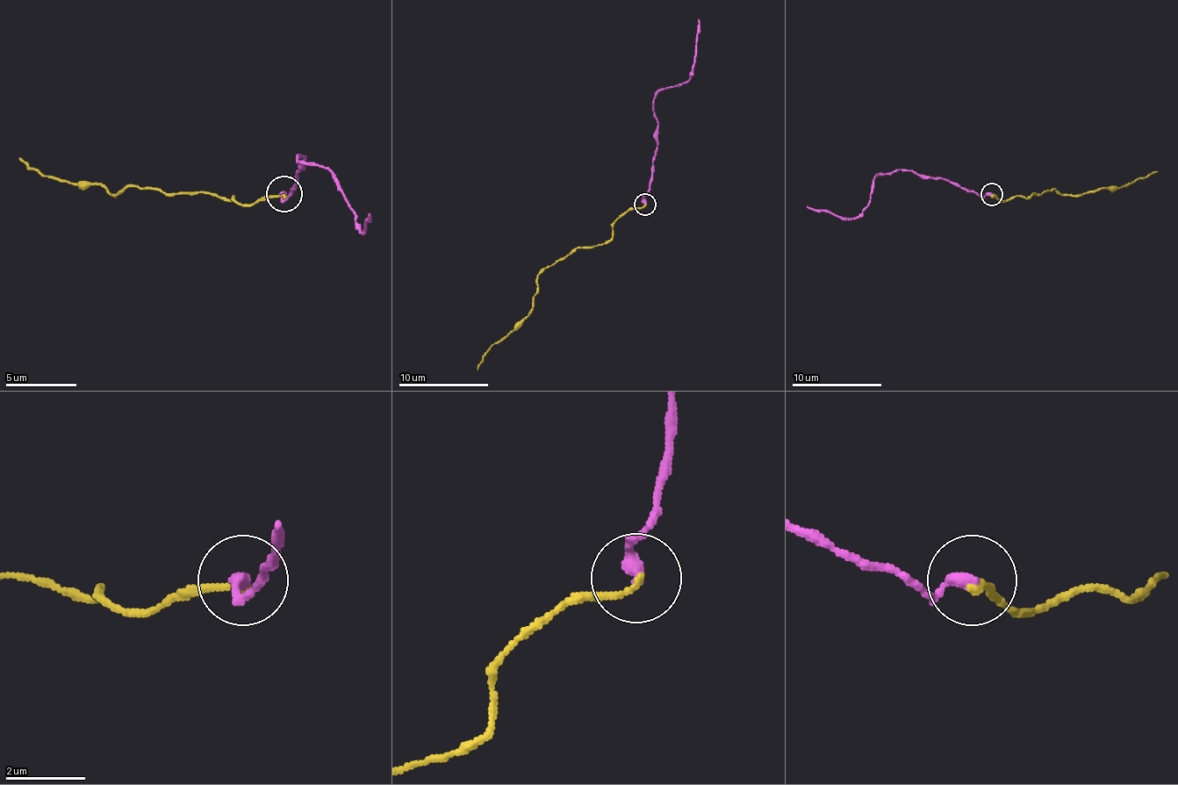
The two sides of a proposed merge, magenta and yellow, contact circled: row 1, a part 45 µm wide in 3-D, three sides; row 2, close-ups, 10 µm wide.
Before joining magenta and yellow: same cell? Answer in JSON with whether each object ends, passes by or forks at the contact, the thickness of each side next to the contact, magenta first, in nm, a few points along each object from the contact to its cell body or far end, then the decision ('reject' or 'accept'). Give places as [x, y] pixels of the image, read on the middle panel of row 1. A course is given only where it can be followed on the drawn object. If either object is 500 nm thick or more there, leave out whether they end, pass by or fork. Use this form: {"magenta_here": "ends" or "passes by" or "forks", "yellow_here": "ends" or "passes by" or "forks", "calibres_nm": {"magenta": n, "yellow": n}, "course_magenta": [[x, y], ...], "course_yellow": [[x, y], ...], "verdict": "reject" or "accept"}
{"magenta_here": "ends", "yellow_here": "ends", "calibres_nm": {"magenta": 320, "yellow": 170}, "course_magenta": [[645, 205], [657, 155], [654, 108], [657, 95], [683, 83], [693, 70], [699, 18]], "course_yellow": [[645, 205], [629, 207], [614, 222], [609, 241], [571, 249], [549, 265], [537, 277], [531, 313], [477, 370]], "verdict": "accept"}

